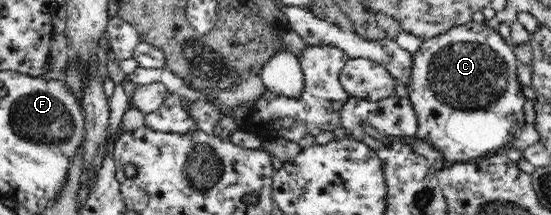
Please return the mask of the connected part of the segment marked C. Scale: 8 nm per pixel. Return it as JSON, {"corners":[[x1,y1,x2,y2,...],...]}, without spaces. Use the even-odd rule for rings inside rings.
{"corners":[[488,22,453,26,445,33,426,39,422,46,413,53,411,68,412,79,406,86,408,96,413,103,418,128,411,137,390,137,392,143,399,141,406,145,416,140,427,140,440,154,443,160,452,163,466,163,472,158,486,157,496,153,498,148,510,144,520,128,524,126,524,101,522,86,516,75,516,57,512,51,513,44,505,41,503,36]]}

